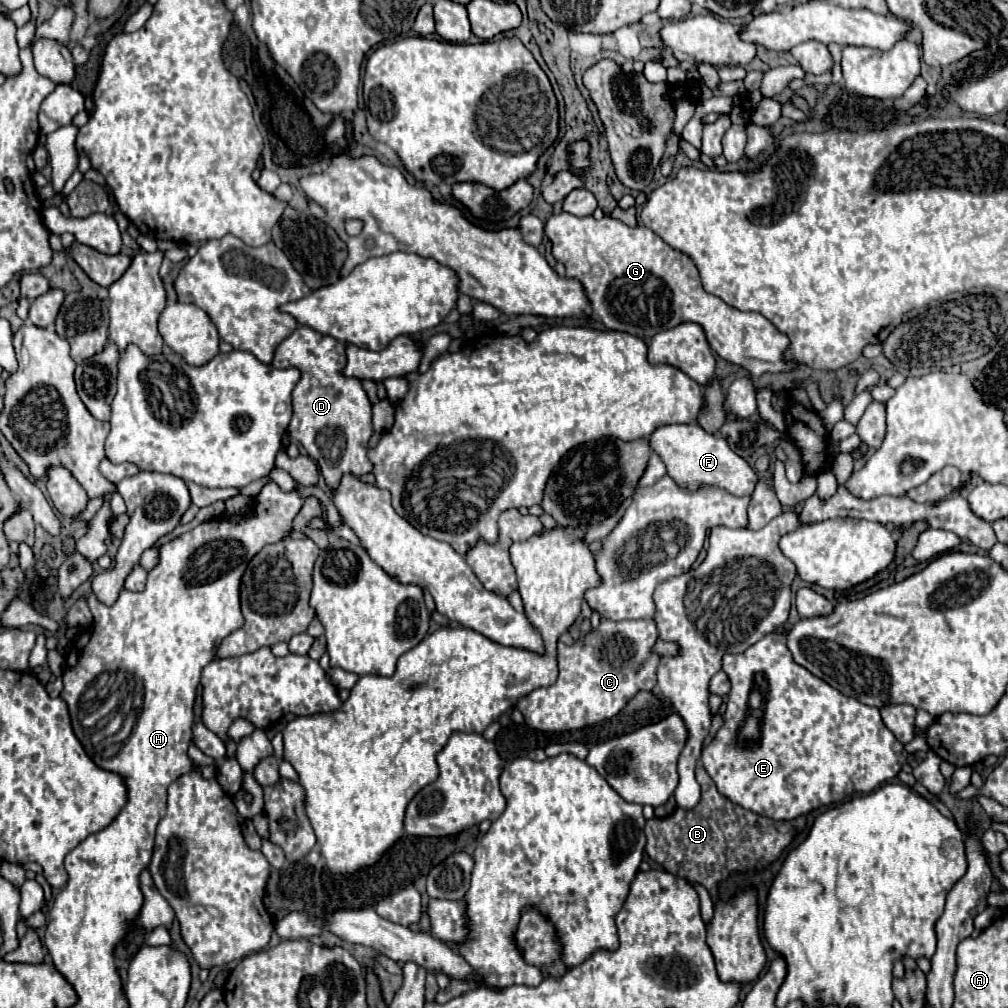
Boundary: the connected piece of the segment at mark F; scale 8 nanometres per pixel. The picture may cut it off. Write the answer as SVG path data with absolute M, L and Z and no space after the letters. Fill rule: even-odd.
M669 424L657 428L651 434L649 444L663 458L667 466L667 474L679 486L685 486L689 490L697 490L701 484L711 484L735 496L749 496L759 480L755 470L747 464L747 460L735 454L723 438L707 434L697 424Z

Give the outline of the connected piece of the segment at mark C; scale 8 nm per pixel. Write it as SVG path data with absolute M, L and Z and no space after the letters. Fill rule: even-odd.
M601 620L599 628L581 636L573 644L561 644L561 652L557 648L557 682L529 692L515 706L521 710L525 724L541 732L577 730L605 722L617 716L627 706L627 700L639 690L651 690L657 686L655 668L659 656L653 650L655 642L657 626L653 620Z

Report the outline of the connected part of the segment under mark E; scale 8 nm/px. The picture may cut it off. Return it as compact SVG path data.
M783 632L763 636L741 654L723 656L723 672L731 682L727 710L723 714L723 726L711 744L703 748L701 762L723 796L755 814L773 820L793 820L817 808L837 804L847 796L869 794L893 780L907 760L903 744L883 724L879 708L843 696L799 666L787 648L787 636Z

